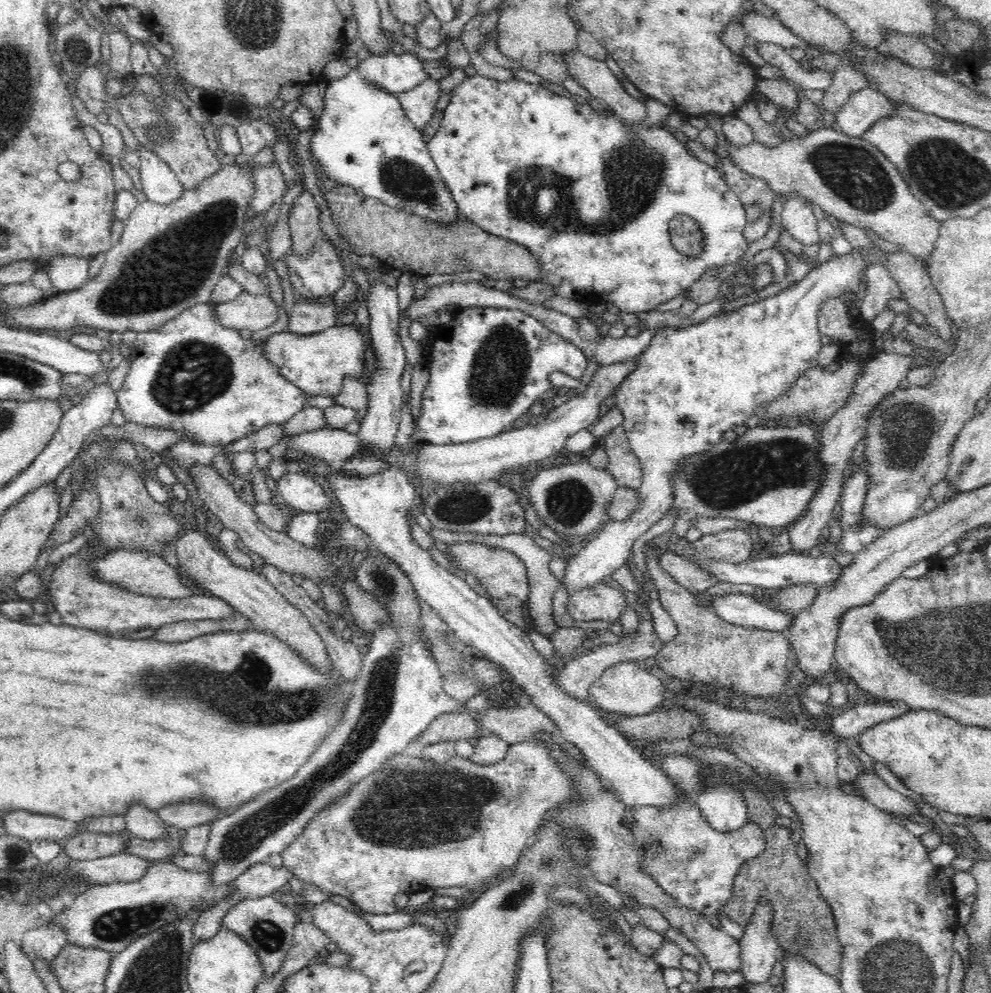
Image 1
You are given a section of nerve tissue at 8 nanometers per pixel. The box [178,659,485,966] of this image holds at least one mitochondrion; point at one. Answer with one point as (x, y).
(270, 937)

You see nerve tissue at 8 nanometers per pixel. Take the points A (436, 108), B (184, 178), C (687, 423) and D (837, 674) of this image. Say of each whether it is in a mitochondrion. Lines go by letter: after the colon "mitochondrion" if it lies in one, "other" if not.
A: other
B: other
C: mitochondrion
D: other

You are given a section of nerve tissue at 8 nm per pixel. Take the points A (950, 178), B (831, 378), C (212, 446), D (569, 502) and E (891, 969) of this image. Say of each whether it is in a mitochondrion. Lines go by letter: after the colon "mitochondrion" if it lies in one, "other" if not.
A: mitochondrion
B: other
C: other
D: mitochondrion
E: mitochondrion

